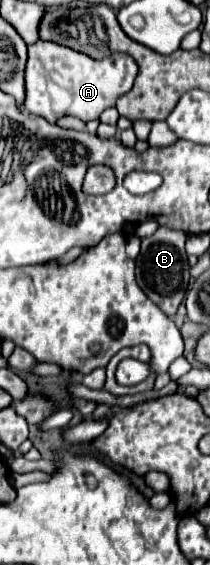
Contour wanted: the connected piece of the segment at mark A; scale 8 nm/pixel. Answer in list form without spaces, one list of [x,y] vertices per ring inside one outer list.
[[[39,40],[29,46],[29,60],[25,70],[25,108],[33,116],[43,116],[55,124],[61,116],[77,116],[83,122],[99,118],[99,114],[115,106],[115,100],[131,90],[137,76],[137,64],[127,54],[115,54],[105,60],[93,60],[85,54],[69,50],[67,46]]]

